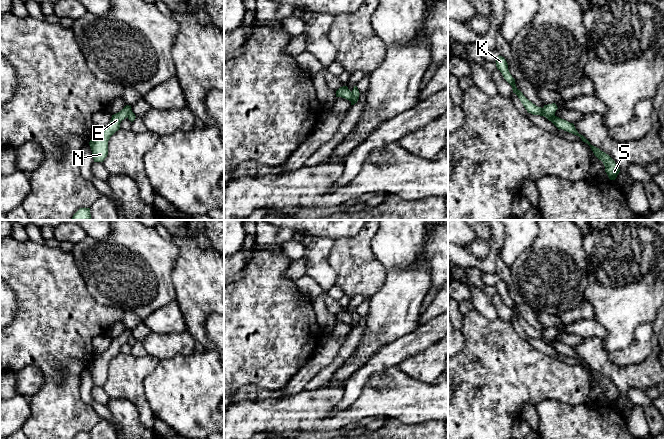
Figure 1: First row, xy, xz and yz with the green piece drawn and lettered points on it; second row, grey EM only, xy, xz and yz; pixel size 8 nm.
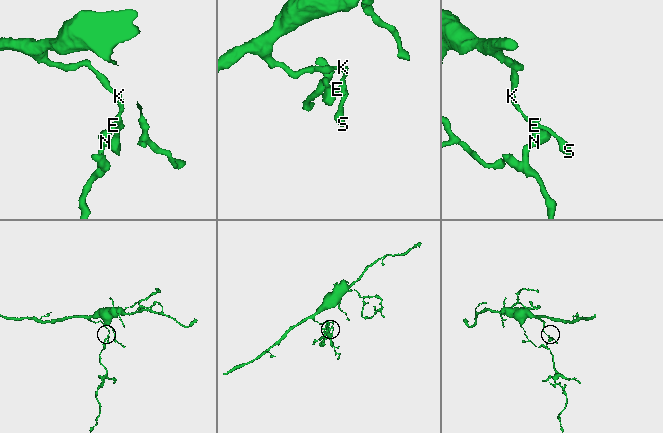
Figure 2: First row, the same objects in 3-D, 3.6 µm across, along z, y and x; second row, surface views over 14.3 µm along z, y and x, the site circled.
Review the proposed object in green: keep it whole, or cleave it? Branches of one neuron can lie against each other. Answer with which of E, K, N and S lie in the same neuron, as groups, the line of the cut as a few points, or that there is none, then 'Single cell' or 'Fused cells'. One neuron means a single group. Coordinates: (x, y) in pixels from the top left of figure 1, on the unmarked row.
Groups: E N / K S. Split along xz (352, 316), (350, 324). Fused cells

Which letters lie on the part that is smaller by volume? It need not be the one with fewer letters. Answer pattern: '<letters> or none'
E, N

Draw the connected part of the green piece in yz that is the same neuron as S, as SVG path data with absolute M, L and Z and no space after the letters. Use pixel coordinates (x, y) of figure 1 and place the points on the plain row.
M557 340L546 341L549 345L551 345L559 354L562 353L574 359L577 359L581 362L581 364L587 367L594 379L603 386L605 390L605 396L607 397L610 404L615 404L617 399L620 396L618 389L615 385L605 376L601 375L599 372L590 368L590 366L581 358L578 357L573 347L570 347L564 343L561 343Z

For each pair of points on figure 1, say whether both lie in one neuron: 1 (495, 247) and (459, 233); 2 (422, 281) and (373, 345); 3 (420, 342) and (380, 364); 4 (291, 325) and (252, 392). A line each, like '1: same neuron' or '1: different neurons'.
1: different neurons
2: same neuron
3: same neuron
4: different neurons

